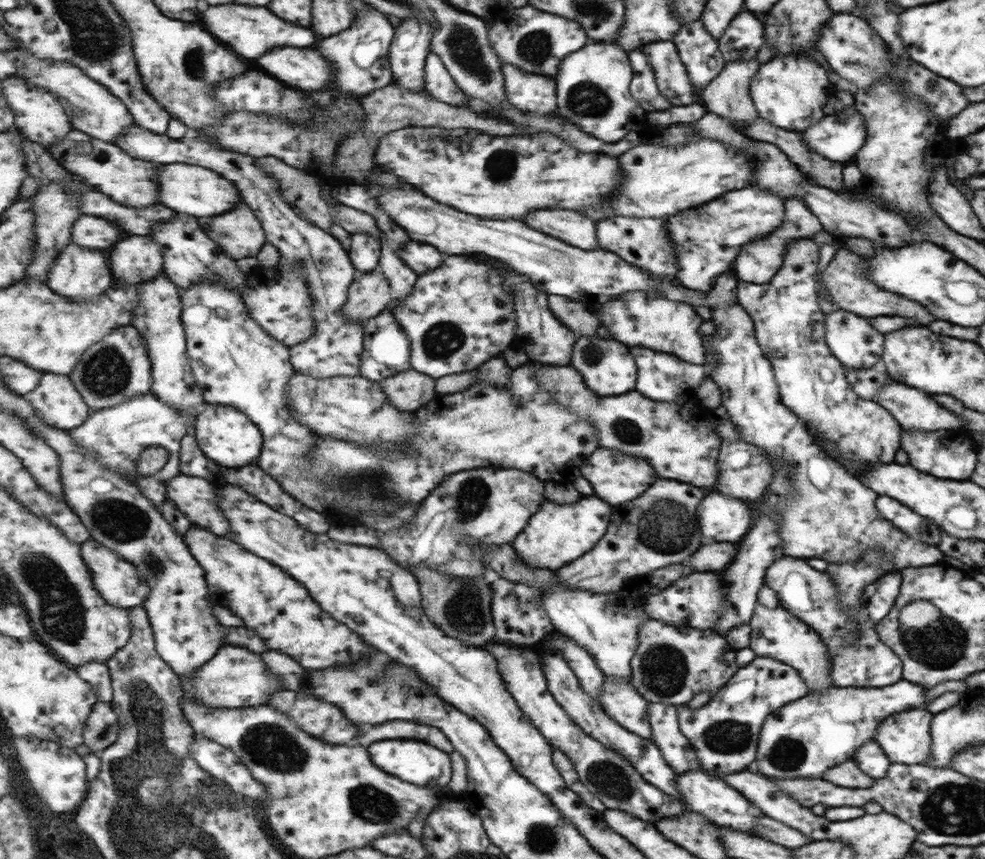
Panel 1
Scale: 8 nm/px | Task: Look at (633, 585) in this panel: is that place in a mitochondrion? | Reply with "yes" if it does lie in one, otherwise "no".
no

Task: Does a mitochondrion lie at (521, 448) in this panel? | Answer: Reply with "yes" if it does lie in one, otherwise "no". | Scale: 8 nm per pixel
no

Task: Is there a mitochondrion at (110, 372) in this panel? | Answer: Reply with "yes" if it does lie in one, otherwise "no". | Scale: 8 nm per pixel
yes

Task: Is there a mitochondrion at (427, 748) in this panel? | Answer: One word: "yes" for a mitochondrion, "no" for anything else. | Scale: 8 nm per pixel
no

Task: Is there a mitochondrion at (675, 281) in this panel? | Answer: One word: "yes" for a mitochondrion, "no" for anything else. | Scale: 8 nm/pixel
no

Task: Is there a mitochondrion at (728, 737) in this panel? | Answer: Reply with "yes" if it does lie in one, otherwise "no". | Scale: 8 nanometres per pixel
yes

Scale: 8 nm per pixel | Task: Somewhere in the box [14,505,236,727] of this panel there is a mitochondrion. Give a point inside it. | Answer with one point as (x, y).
(64, 612)

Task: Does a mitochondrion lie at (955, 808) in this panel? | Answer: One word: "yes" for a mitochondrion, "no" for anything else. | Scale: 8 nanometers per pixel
yes

